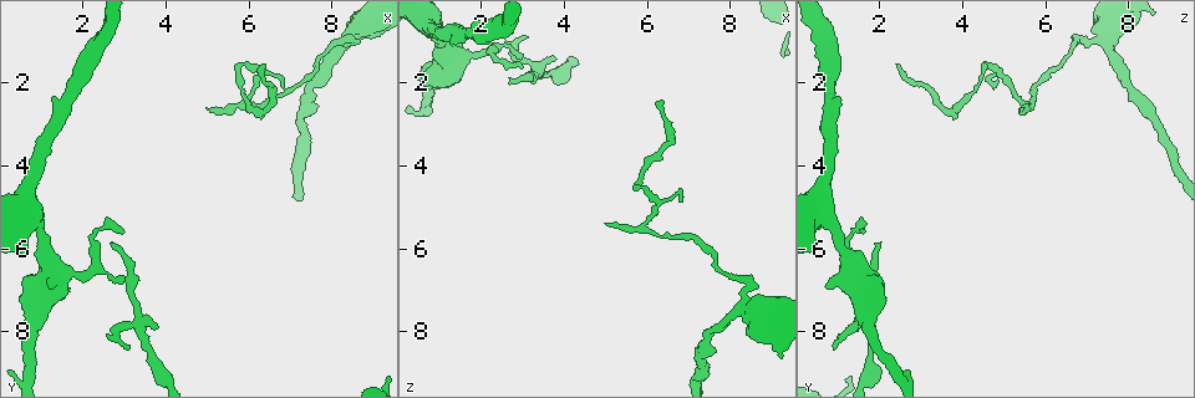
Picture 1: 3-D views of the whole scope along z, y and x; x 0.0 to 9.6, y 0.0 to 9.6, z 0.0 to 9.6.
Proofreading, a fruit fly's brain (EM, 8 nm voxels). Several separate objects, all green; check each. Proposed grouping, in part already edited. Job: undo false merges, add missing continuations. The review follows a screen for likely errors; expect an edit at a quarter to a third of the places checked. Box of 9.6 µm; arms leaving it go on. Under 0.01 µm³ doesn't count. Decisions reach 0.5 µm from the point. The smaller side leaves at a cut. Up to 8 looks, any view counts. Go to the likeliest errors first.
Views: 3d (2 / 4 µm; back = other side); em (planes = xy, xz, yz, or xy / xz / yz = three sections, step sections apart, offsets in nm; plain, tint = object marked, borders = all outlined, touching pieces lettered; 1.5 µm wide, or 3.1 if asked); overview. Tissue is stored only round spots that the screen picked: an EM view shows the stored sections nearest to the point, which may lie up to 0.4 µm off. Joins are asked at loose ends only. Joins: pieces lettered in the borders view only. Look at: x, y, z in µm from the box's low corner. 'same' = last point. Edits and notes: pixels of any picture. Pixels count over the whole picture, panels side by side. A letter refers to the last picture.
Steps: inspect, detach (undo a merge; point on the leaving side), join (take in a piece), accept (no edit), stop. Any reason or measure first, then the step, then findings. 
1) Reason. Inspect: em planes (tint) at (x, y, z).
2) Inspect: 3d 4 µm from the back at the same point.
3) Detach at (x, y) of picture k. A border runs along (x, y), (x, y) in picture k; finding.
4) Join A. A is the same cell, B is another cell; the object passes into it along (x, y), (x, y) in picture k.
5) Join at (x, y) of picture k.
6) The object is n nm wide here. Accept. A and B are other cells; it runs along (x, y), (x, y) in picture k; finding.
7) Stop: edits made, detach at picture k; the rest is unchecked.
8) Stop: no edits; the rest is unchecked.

Free end. Inspect: em planes (borders) at (3.75, 7.95, 1.40).

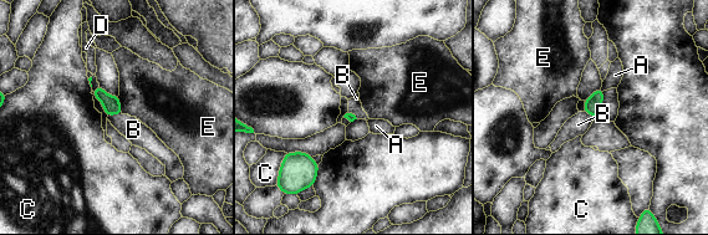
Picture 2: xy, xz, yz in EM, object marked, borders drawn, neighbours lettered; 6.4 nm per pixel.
Accept. A, B, C, D and E are other cells; no lettered piece goes on from it.

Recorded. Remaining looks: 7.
Inspect: 3d 2 µm at (2.55, 5.40, 1.55).

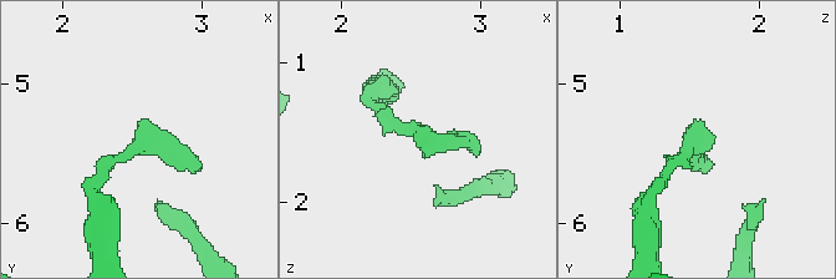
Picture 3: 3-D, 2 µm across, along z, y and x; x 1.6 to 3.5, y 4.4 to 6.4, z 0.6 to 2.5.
Shape alone is not enough. Inspect: em planes (borders) at (2.52, 5.44, 1.52).

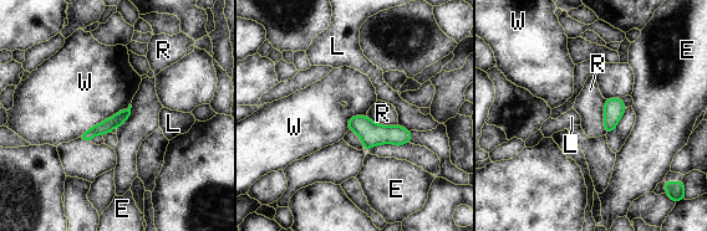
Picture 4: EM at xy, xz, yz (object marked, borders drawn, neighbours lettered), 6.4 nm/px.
The object is 90 nm wide here. Accept. E, L, R and W are other cells; all the same neuron.

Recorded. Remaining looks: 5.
A fork. Inspect: 3d 4 µm at (5.95, 2.50, 5.45).

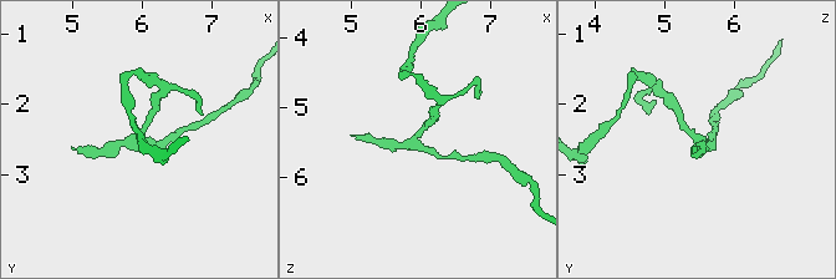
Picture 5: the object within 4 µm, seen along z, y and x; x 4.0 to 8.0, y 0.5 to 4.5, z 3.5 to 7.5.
Need the tissue. Inspect: em planes (plain) at (5.90, 2.55, 5.45).

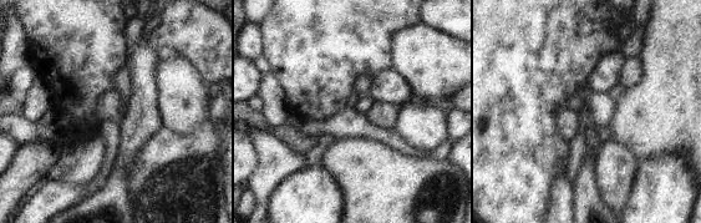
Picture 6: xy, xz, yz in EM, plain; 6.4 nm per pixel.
Inspect: em planes (borders) at the same point.

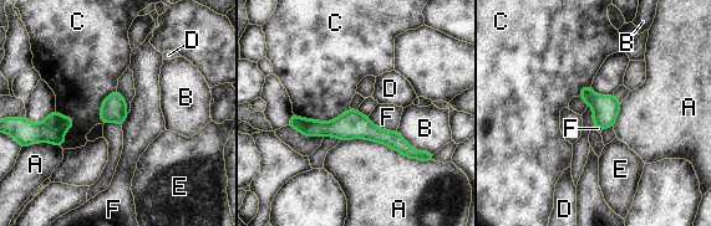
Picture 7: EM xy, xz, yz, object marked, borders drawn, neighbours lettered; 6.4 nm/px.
Accept. A, B, C, D, E and F are other cells; it runs along (293, 119), (364, 128), (420, 154) in picture 7; all the same neuron.

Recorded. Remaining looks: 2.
Stop: no edits; the rest is unchecked.

